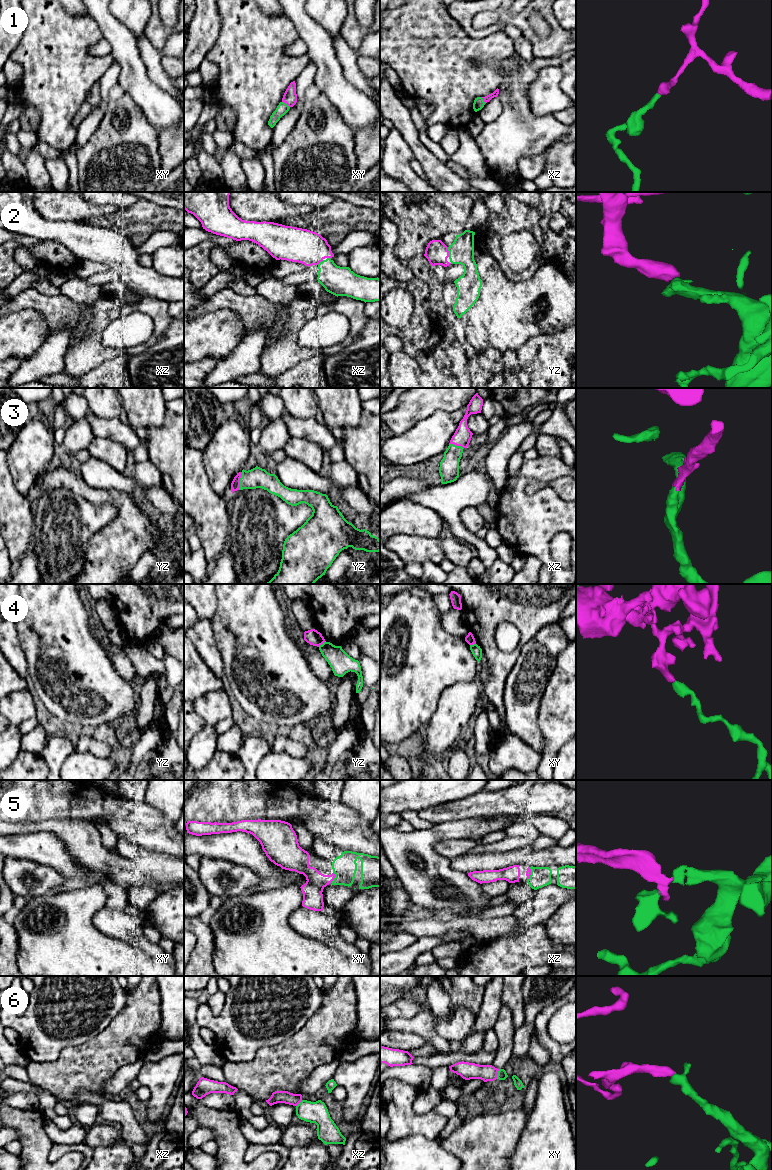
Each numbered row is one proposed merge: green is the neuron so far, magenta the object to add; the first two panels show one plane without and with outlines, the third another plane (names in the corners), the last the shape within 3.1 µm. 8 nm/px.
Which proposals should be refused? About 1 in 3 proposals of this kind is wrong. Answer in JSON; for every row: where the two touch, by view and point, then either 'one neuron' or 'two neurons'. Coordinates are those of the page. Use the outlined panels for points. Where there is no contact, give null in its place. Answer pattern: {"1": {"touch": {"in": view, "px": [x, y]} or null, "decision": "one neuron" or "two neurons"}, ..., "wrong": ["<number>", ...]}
{"1": {"touch": {"in": "xy", "px": [286, 104]}, "decision": "two neurons"}, "2": {"touch": {"in": "yz", "px": [449, 252]}, "decision": "one neuron"}, "3": {"touch": {"in": "yz", "px": [240, 481]}, "decision": "one neuron"}, "4": {"touch": {"in": "yz", "px": [322, 644]}, "decision": "two neurons"}, "5": {"touch": {"in": "xy", "px": [335, 877]}, "decision": "one neuron"}, "6": {"touch": {"in": "xy", "px": [498, 1074]}, "decision": "one neuron"}, "wrong": ["1", "4"]}

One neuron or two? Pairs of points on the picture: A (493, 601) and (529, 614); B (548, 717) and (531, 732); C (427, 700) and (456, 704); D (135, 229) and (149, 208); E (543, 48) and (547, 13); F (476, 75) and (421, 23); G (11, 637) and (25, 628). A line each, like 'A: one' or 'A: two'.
A: one
B: two
C: two
D: two
E: one
F: one
G: two

